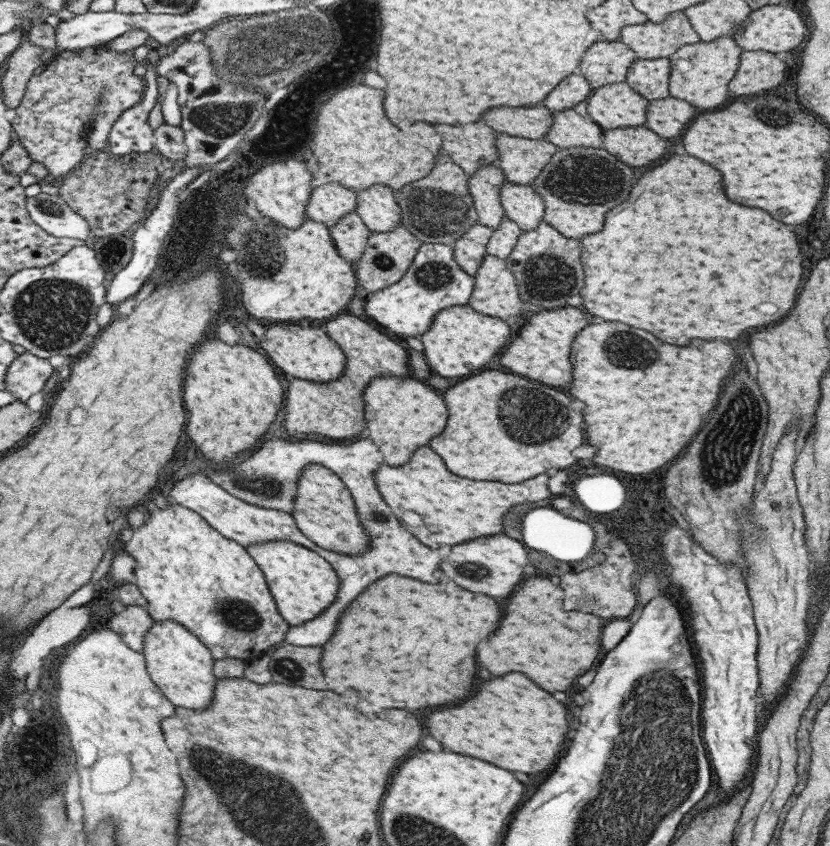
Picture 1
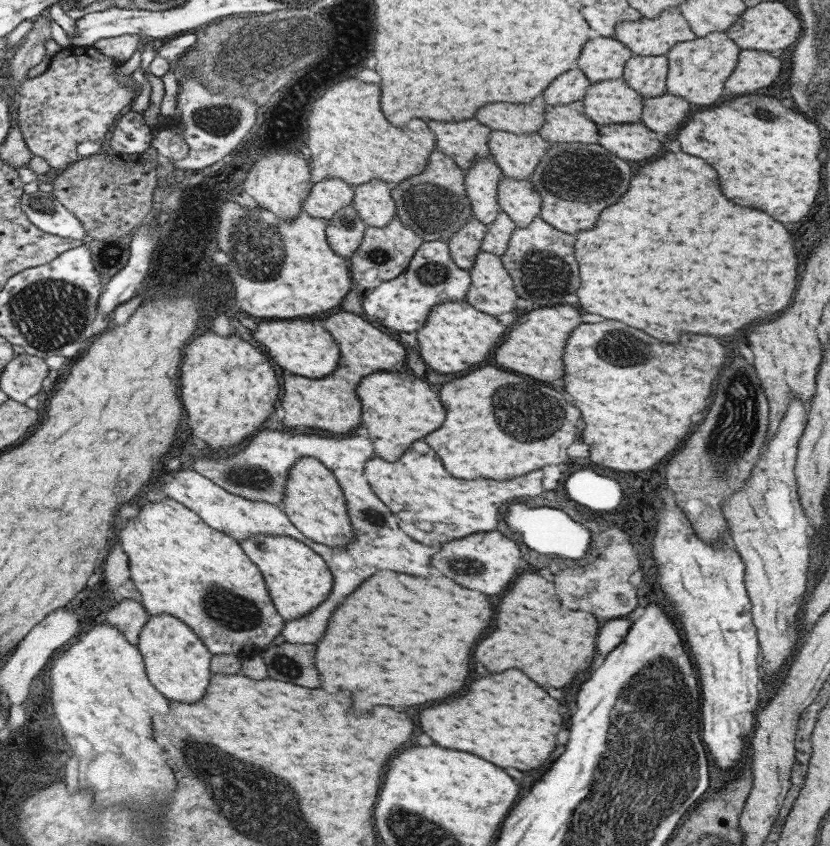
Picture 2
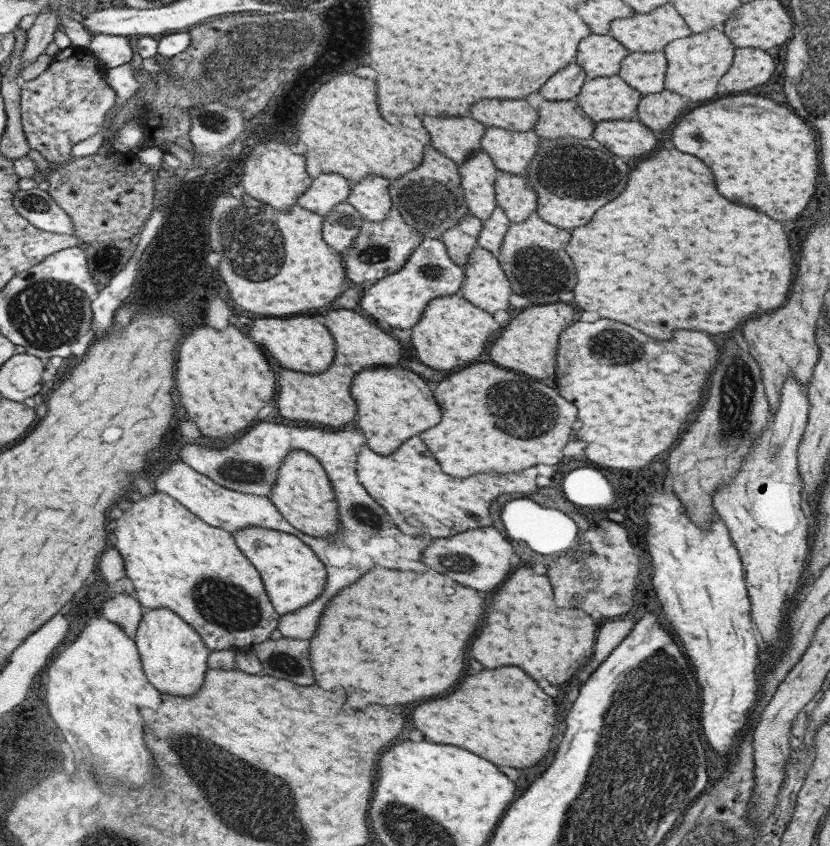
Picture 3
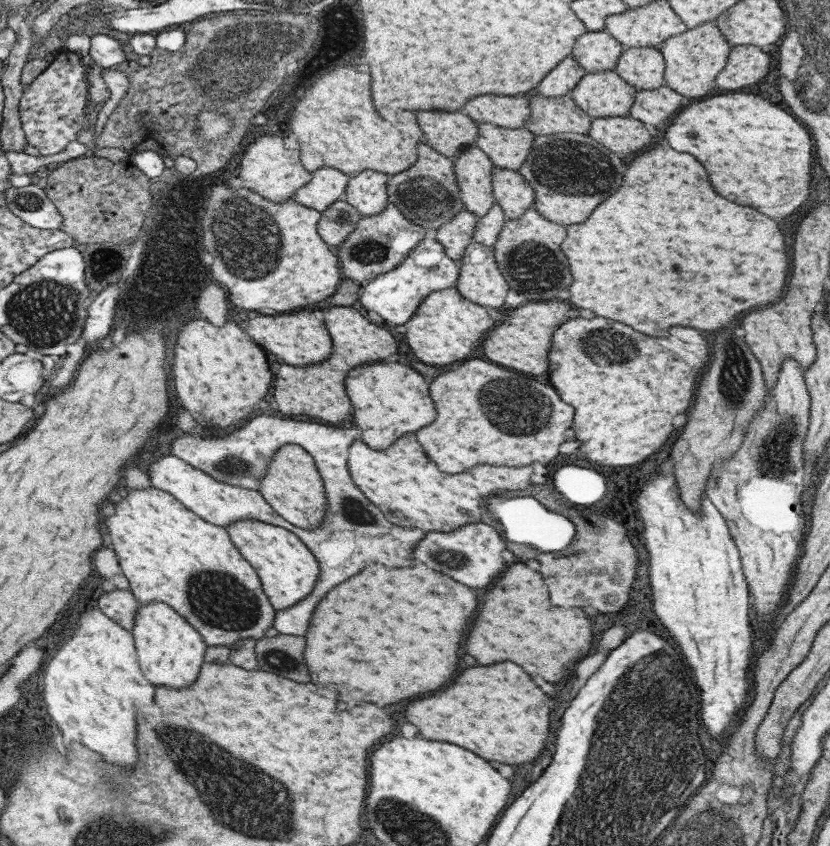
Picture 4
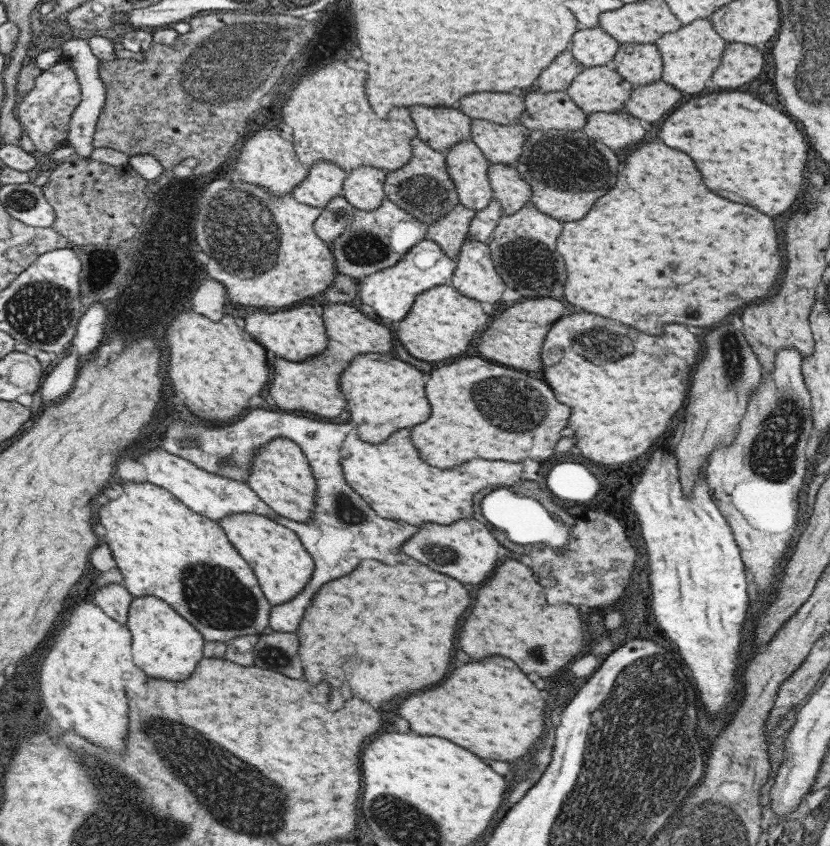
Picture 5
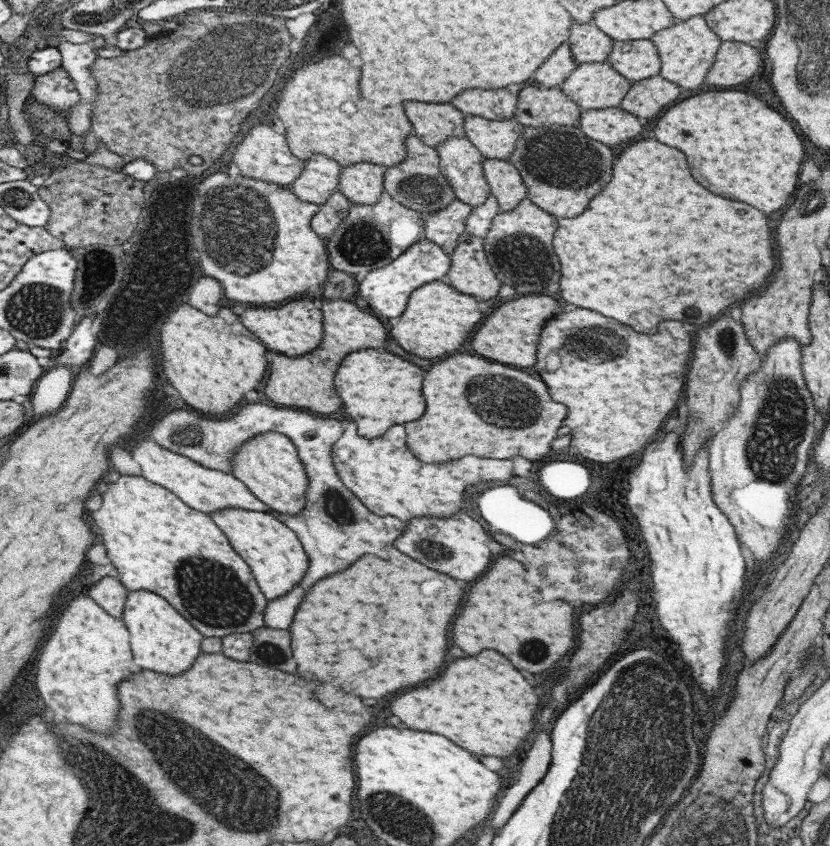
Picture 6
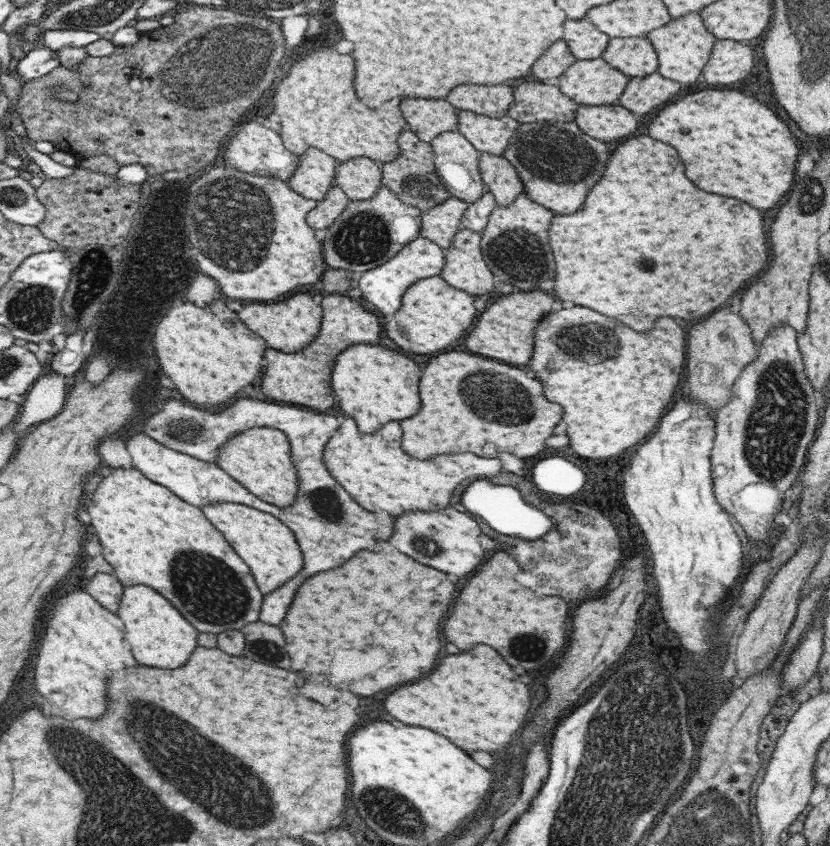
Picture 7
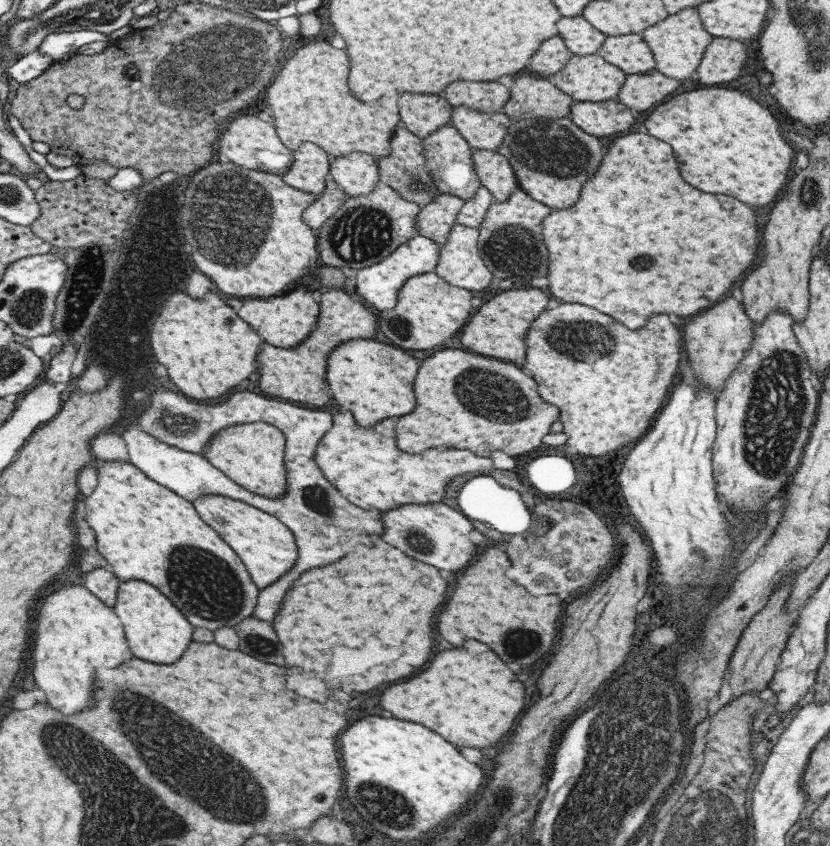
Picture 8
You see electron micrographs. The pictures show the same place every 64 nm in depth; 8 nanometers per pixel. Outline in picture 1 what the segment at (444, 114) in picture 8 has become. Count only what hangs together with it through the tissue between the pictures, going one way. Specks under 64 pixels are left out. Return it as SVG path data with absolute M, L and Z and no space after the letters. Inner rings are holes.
M473 122L467 126L435 124L435 132L441 136L441 148L445 155L460 166L467 176L482 166L495 164L497 153L494 147L497 132Z

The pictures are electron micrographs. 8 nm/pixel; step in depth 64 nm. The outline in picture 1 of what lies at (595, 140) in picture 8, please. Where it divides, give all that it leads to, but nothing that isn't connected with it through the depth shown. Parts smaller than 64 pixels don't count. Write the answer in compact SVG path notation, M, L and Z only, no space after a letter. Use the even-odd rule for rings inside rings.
M558 147L556 153L552 154L547 164L532 180L531 185L534 191L539 193L544 204L542 220L567 238L581 238L583 234L599 232L603 224L603 214L625 200L633 182L635 182L633 169L601 147L596 149Z

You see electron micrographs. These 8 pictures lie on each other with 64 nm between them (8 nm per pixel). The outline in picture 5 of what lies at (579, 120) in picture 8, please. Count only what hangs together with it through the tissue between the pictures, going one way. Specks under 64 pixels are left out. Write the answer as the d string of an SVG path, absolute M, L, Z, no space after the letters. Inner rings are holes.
M587 113L581 130L595 142L613 150L633 148L641 143L647 127L629 113Z

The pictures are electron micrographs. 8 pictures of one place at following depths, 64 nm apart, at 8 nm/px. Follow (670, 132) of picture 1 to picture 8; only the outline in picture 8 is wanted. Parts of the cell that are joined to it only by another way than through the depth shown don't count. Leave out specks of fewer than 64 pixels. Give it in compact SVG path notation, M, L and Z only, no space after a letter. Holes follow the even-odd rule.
M655 69L643 74L628 74L615 100L638 114L667 100L679 88L679 84L677 79L666 77Z

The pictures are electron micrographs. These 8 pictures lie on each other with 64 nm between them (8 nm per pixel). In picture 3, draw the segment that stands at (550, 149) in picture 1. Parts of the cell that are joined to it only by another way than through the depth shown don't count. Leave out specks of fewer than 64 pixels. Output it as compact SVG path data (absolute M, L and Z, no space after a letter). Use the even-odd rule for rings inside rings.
M486 126L480 138L480 148L489 155L498 171L523 176L540 139L532 130L512 131Z

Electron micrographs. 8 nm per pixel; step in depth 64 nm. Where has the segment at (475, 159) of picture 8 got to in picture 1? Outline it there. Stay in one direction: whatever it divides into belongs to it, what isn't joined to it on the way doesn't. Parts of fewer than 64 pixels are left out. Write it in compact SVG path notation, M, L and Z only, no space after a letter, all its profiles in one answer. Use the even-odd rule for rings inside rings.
M503 181L500 186L499 200L504 214L522 231L533 230L542 220L544 204L532 185L515 185Z

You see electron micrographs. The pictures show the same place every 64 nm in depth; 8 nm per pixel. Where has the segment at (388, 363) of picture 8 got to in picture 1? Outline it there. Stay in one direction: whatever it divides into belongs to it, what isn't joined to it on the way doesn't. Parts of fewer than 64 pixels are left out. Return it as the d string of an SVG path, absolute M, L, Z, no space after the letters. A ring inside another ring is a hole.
M382 376L372 380L363 390L365 436L377 445L382 459L389 466L404 465L415 448L428 444L429 438L443 430L447 418L445 404L435 392L429 392L429 386L412 376Z

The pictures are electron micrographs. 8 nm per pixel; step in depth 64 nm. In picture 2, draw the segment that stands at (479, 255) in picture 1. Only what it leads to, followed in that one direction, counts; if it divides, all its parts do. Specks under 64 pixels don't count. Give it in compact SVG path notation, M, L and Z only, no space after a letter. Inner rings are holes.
M477 219L468 220L456 233L446 238L446 245L453 263L461 270L469 272L476 254L481 251L480 244L486 225Z

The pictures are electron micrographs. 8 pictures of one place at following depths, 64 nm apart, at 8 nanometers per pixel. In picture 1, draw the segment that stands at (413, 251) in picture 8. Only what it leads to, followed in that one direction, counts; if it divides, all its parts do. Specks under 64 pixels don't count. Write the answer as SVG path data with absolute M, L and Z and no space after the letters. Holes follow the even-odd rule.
M422 243L403 278L373 294L365 294L364 313L389 332L402 336L421 336L429 331L439 310L467 305L473 290L473 278L453 261L452 249L444 244Z

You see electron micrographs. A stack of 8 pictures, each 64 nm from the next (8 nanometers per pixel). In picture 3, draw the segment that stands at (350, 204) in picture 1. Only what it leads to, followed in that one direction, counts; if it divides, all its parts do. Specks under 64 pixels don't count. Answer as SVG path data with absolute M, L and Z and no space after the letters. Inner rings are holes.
M319 174L297 197L296 204L324 217L335 205L345 202L351 182L340 174Z

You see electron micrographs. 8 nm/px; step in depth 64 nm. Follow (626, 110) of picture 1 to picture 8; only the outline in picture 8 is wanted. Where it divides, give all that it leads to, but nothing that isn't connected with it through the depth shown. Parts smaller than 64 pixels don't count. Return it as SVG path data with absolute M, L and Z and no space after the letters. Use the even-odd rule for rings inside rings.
M598 54L585 56L572 55L568 63L559 69L549 80L562 92L568 94L573 101L599 102L615 99L617 91L625 80L626 74L609 65Z

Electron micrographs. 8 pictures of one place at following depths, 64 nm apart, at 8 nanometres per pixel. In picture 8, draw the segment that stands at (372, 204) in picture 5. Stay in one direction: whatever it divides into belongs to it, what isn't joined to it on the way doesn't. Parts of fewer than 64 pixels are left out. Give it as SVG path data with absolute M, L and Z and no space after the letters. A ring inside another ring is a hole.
M353 151L345 156L329 156L328 176L347 196L363 196L378 181L378 168L375 158L370 154Z

